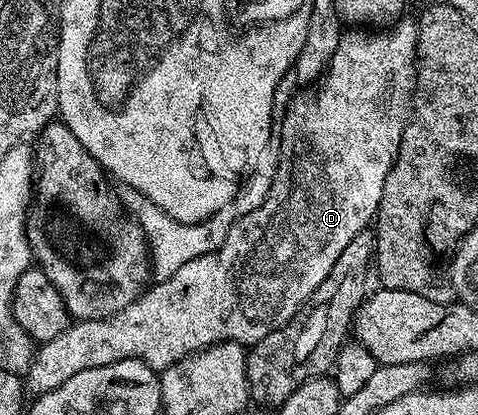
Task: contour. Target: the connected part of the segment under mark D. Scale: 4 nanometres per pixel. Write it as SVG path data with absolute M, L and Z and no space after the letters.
M409 16L402 17L400 20L392 23L388 28L382 29L380 32L370 32L365 28L349 28L342 33L341 39L339 40L339 48L335 48L335 56L331 56L331 60L329 61L329 69L327 73L316 83L315 89L317 91L314 94L297 94L293 99L289 102L289 107L285 110L285 119L281 122L281 142L279 142L280 154L277 157L277 170L271 174L271 180L273 183L270 186L267 186L265 190L265 199L263 200L263 204L259 204L259 208L257 210L246 209L244 211L245 215L242 216L241 219L238 220L237 223L232 223L229 226L229 231L227 232L227 240L223 240L223 244L217 249L215 252L211 252L207 256L199 256L199 260L191 260L191 264L183 264L183 268L179 268L179 272L175 272L170 276L170 278L166 278L164 280L157 280L152 283L142 293L141 297L137 299L137 301L132 302L127 306L127 308L123 308L123 312L119 312L118 314L112 314L110 318L87 318L84 320L74 321L69 327L65 329L65 331L59 336L55 336L55 340L51 340L50 342L40 343L37 355L32 355L31 361L29 362L29 373L27 375L27 390L30 395L40 396L42 394L46 394L47 392L51 392L55 388L59 388L59 384L63 384L67 380L71 380L71 376L75 376L75 372L83 372L87 368L103 368L107 364L115 364L119 360L139 360L143 364L147 364L155 371L162 371L168 368L171 364L175 364L179 360L183 360L189 354L193 354L195 351L204 350L208 346L213 346L215 343L219 342L237 342L244 346L250 346L257 343L261 339L265 339L271 332L275 332L276 330L280 330L282 326L285 326L290 322L291 319L297 315L302 308L305 307L305 303L309 301L309 298L313 295L315 291L319 288L319 284L323 284L323 280L327 280L327 272L331 272L331 268L335 268L335 260L339 260L339 256L343 252L343 248L347 248L347 244L351 244L351 240L355 240L355 236L359 236L359 232L363 232L366 228L376 219L377 217L377 209L379 208L379 200L383 196L383 184L387 184L387 172L391 172L391 168L393 167L393 161L397 158L397 153L399 152L399 144L401 143L401 137L403 136L403 132L405 131L405 123L409 121L409 115L411 113L411 107L413 104L413 91L417 88L417 23Z

